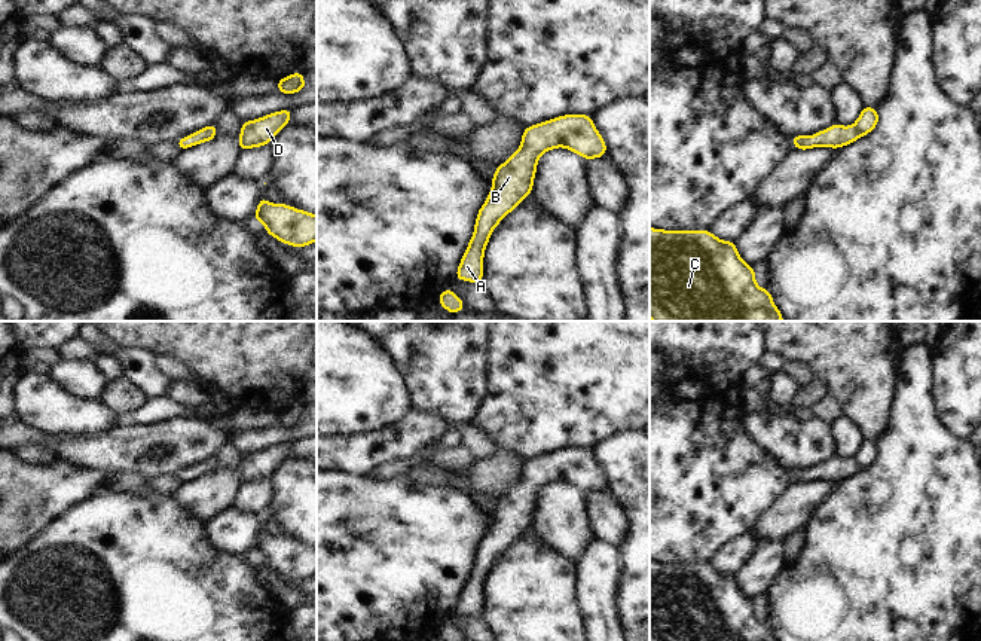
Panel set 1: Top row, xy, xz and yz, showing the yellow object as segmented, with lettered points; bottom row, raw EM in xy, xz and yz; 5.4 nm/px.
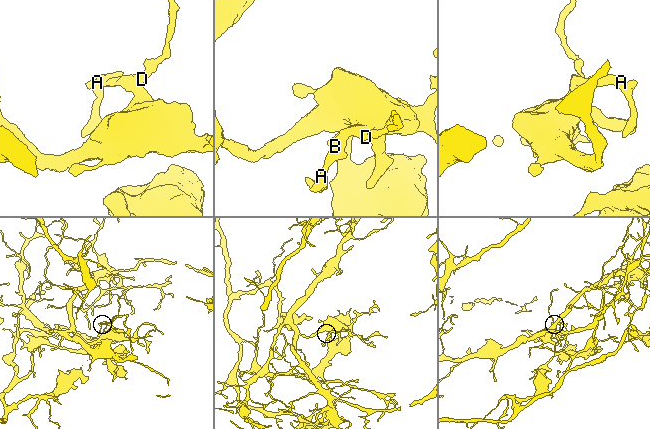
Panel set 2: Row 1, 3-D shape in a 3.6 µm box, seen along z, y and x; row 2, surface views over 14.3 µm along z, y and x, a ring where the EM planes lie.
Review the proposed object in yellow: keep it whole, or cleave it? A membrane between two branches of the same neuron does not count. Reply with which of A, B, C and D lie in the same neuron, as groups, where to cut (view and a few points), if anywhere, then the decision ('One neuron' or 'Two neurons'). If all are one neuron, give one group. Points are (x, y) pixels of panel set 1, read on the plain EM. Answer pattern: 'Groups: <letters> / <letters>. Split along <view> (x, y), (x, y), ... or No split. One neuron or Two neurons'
Groups: A B C D. No split. One neuron.

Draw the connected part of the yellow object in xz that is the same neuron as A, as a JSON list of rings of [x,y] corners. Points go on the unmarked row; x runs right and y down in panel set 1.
[[[562,448],[526,460],[522,466],[520,480],[495,503],[490,525],[477,544],[474,567],[455,611],[482,616],[483,590],[492,564],[532,526],[538,491],[556,480],[568,482],[586,494],[606,488],[606,476],[590,448]]]

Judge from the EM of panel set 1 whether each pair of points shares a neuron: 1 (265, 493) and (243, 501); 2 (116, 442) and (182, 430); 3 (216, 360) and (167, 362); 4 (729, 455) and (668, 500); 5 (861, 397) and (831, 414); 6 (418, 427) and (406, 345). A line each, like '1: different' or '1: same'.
1: same
2: same
3: different
4: same
5: different
6: different

